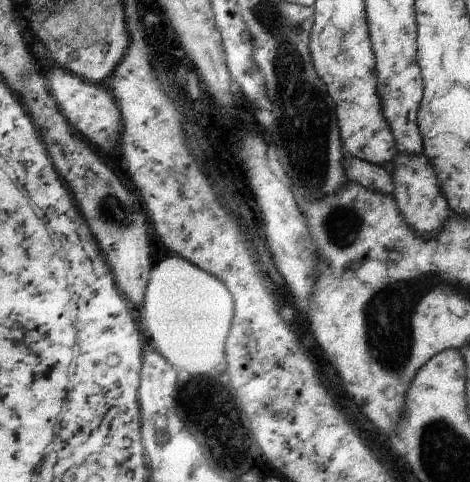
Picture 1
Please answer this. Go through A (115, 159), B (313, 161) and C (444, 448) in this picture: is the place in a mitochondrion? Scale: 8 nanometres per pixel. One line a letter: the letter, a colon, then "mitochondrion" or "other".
A: other
B: mitochondrion
C: mitochondrion

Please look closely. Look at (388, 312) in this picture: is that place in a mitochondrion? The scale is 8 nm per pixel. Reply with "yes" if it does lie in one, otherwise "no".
yes

